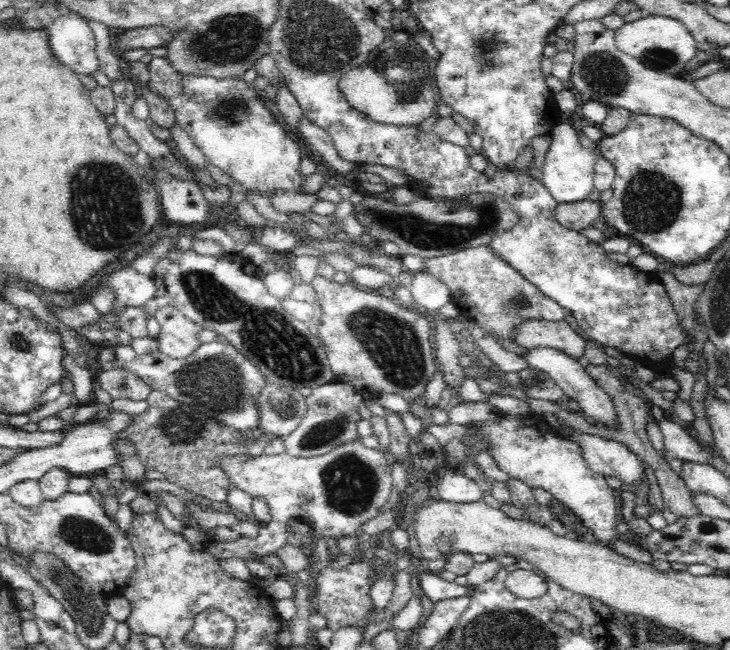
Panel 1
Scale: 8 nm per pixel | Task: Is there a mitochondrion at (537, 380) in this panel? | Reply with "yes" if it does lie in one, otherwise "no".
no

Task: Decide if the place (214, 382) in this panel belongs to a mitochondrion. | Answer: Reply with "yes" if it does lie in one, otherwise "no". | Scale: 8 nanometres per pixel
yes

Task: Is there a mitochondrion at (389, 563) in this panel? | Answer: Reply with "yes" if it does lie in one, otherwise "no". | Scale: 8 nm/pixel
no

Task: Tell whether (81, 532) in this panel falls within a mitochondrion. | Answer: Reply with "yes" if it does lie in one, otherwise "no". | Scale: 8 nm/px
yes

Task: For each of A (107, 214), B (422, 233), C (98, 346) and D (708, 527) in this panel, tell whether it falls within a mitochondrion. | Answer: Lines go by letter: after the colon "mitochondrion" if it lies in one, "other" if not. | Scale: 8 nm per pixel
A: mitochondrion
B: mitochondrion
C: other
D: other

